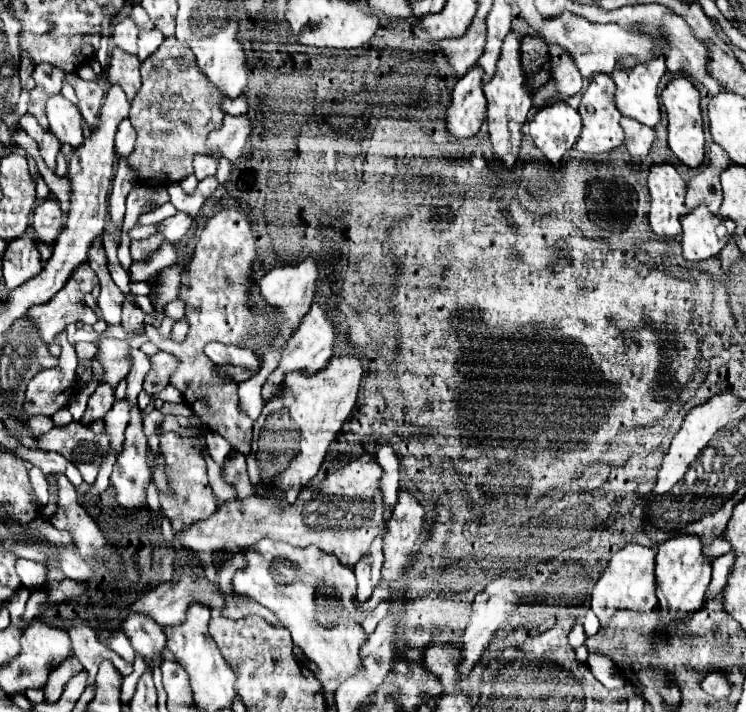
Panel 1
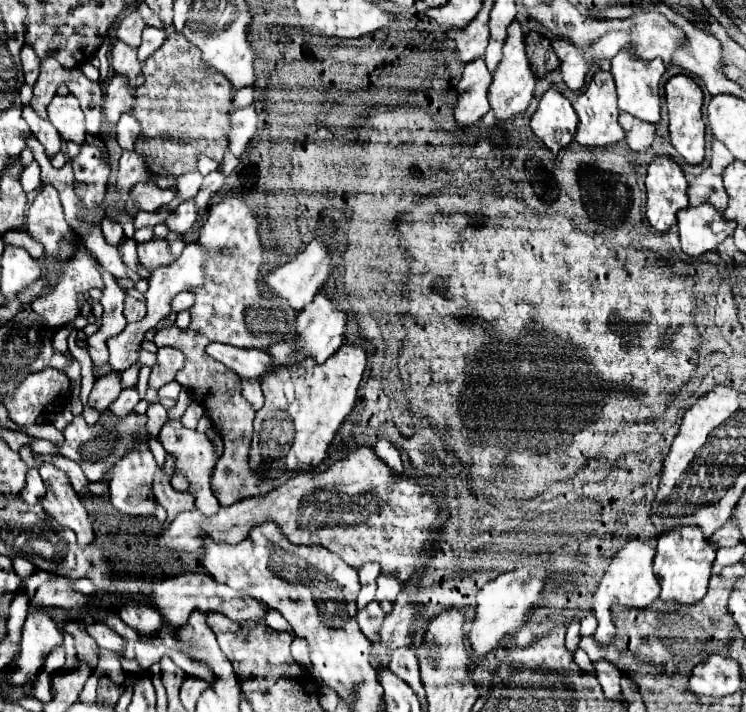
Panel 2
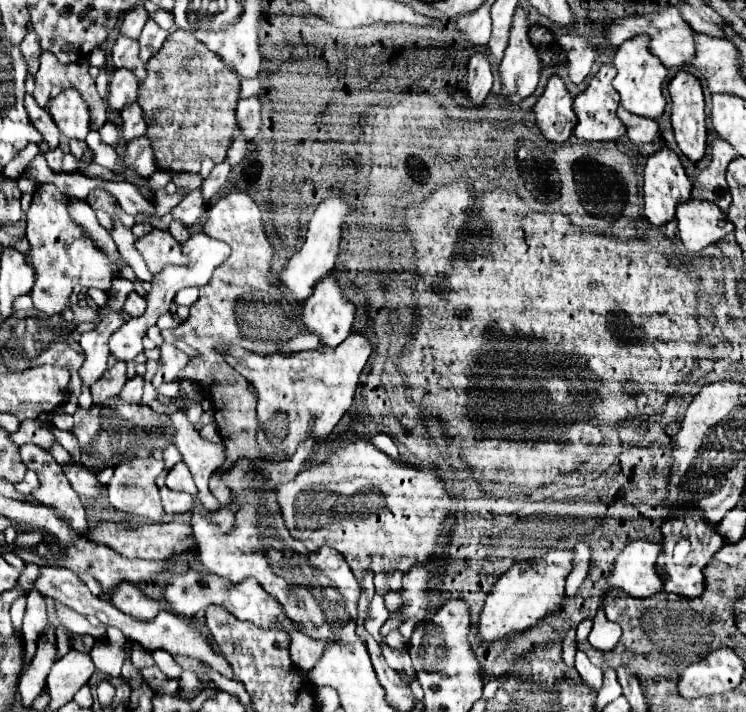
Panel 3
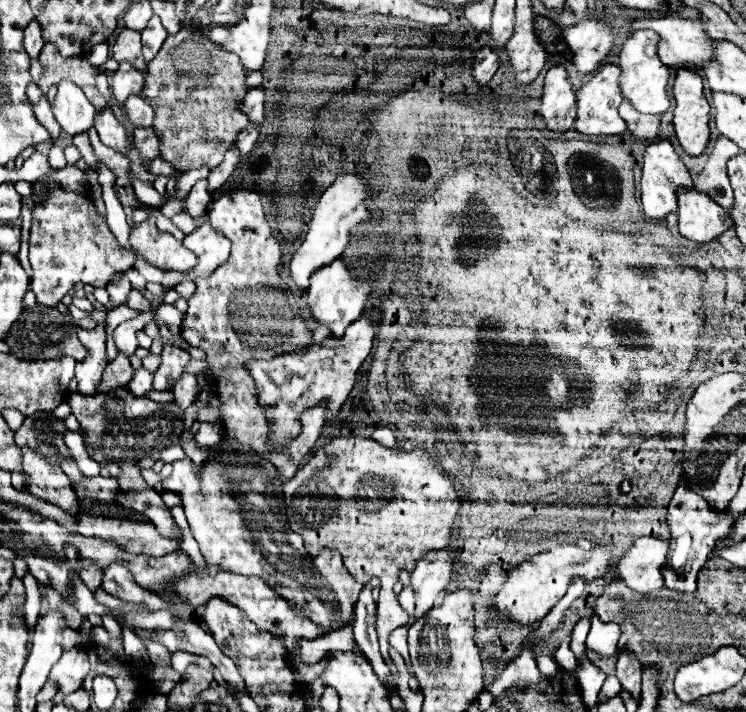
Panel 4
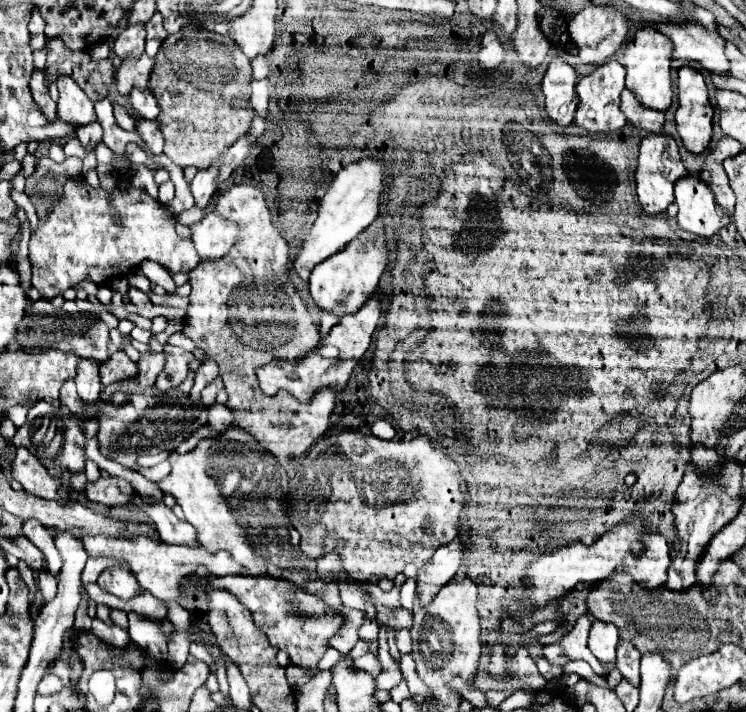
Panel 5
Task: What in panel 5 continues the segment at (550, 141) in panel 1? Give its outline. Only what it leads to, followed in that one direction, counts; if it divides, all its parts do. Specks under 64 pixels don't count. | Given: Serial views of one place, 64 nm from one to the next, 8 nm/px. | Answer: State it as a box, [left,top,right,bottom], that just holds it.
[542,60,580,124]

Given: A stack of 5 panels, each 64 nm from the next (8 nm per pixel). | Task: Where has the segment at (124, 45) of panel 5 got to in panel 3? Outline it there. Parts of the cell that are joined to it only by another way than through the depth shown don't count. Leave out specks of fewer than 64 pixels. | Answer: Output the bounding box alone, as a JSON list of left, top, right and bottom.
[112,36,140,70]

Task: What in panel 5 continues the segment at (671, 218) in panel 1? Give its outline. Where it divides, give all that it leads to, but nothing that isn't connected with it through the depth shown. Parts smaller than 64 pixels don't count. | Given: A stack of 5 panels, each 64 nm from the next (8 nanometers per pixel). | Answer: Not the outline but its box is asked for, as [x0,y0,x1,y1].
[634,134,688,214]

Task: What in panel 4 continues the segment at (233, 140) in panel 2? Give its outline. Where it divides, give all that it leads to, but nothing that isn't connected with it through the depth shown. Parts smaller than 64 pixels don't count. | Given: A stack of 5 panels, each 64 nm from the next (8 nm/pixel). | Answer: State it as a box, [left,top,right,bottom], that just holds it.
[242,86,266,124]

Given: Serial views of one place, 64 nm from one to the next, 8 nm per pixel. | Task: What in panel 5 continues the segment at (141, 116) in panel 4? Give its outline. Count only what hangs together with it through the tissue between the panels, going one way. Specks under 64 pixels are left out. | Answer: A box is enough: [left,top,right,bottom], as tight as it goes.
[130,88,160,120]

